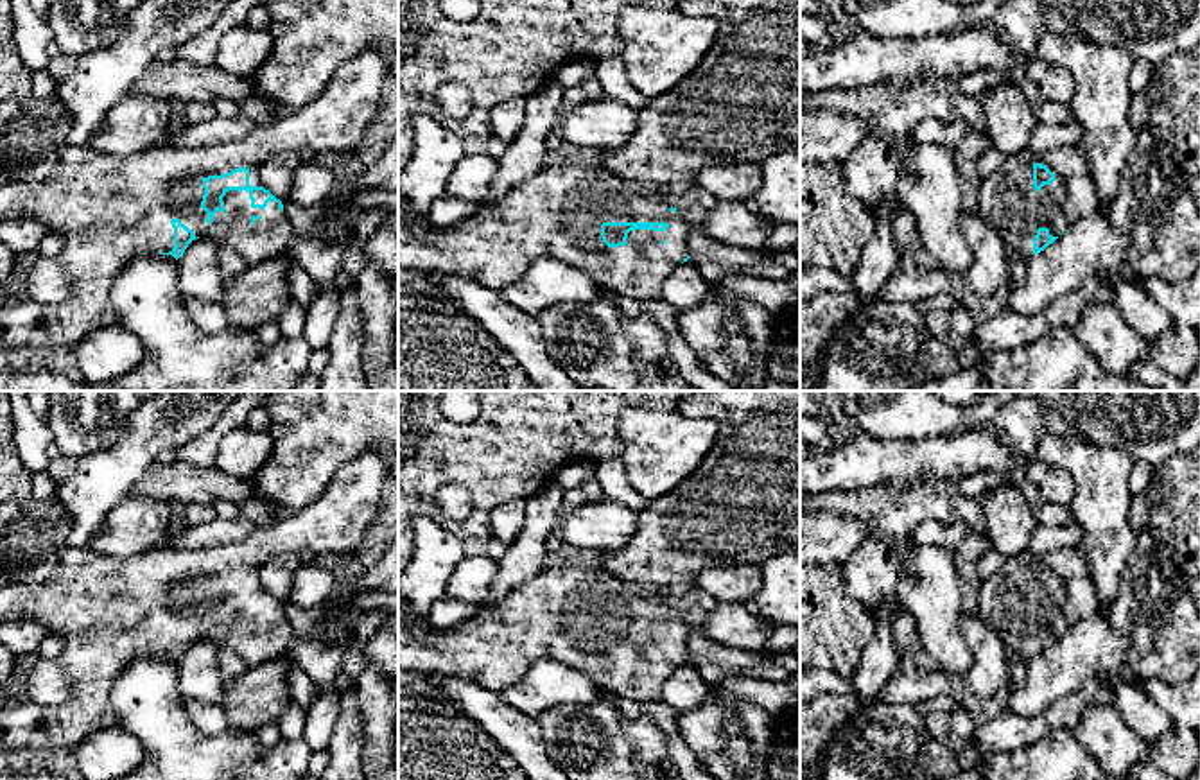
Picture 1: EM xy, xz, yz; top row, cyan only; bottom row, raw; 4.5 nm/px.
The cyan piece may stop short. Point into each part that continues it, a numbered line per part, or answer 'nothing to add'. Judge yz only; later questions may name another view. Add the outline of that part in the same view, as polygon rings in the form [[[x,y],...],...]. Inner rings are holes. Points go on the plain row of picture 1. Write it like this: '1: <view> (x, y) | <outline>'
1: yz (1008, 605) | [[[1062,547],[1044,554],[1026,550],[1006,558],[1003,567],[981,583],[978,602],[978,617],[997,635],[1004,647],[1010,687],[1024,685],[1028,665],[1035,658],[1033,640],[1039,629],[1048,629],[1051,638],[1058,638],[1071,626],[1098,615],[1098,610],[1098,592],[1078,547]],[[1035,565],[1046,567],[1055,576],[1055,583],[1044,586],[1039,594],[1033,590]]]

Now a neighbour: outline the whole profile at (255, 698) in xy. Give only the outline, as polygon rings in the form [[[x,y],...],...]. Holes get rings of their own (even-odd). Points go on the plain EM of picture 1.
[[[285,651],[278,658],[248,667],[237,678],[224,678],[221,708],[228,719],[228,733],[255,733],[274,723],[291,703],[289,672],[296,667],[294,656]]]

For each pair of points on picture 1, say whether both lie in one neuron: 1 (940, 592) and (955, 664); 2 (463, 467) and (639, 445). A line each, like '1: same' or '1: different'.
1: same
2: different

